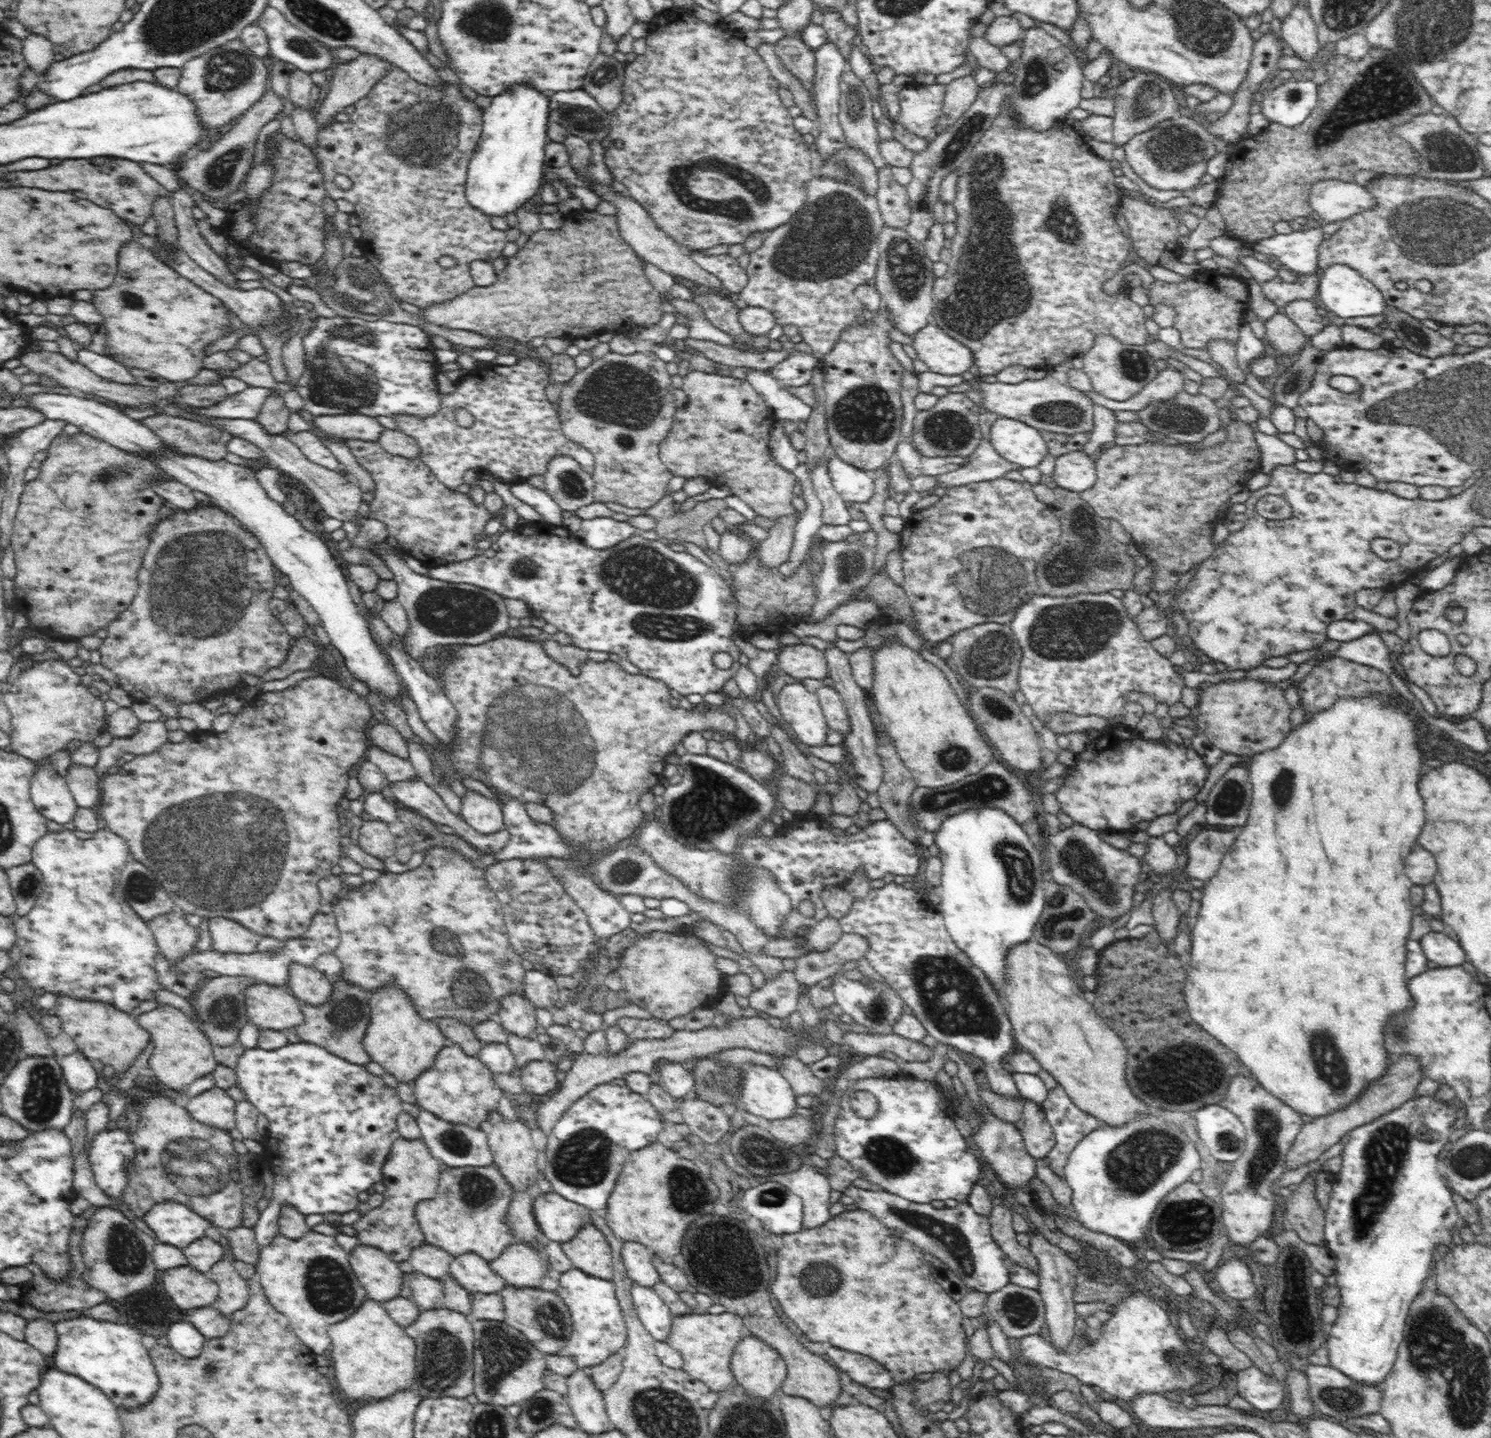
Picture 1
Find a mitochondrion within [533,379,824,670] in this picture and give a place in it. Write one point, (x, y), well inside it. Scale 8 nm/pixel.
(664, 594)

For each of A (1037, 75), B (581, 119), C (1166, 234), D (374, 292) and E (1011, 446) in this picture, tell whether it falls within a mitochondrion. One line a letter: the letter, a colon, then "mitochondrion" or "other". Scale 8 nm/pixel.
A: mitochondrion
B: mitochondrion
C: other
D: mitochondrion
E: other

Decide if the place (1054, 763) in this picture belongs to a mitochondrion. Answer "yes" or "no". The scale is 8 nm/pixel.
no

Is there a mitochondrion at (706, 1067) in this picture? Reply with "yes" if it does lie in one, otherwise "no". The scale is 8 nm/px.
yes

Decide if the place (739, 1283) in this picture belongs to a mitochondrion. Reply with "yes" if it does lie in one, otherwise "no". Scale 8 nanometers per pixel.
yes

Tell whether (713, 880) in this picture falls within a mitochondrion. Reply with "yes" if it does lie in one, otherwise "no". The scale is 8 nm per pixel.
yes

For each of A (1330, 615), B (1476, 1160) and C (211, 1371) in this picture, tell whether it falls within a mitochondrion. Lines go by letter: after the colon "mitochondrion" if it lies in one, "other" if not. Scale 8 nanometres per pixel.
A: other
B: mitochondrion
C: mitochondrion

